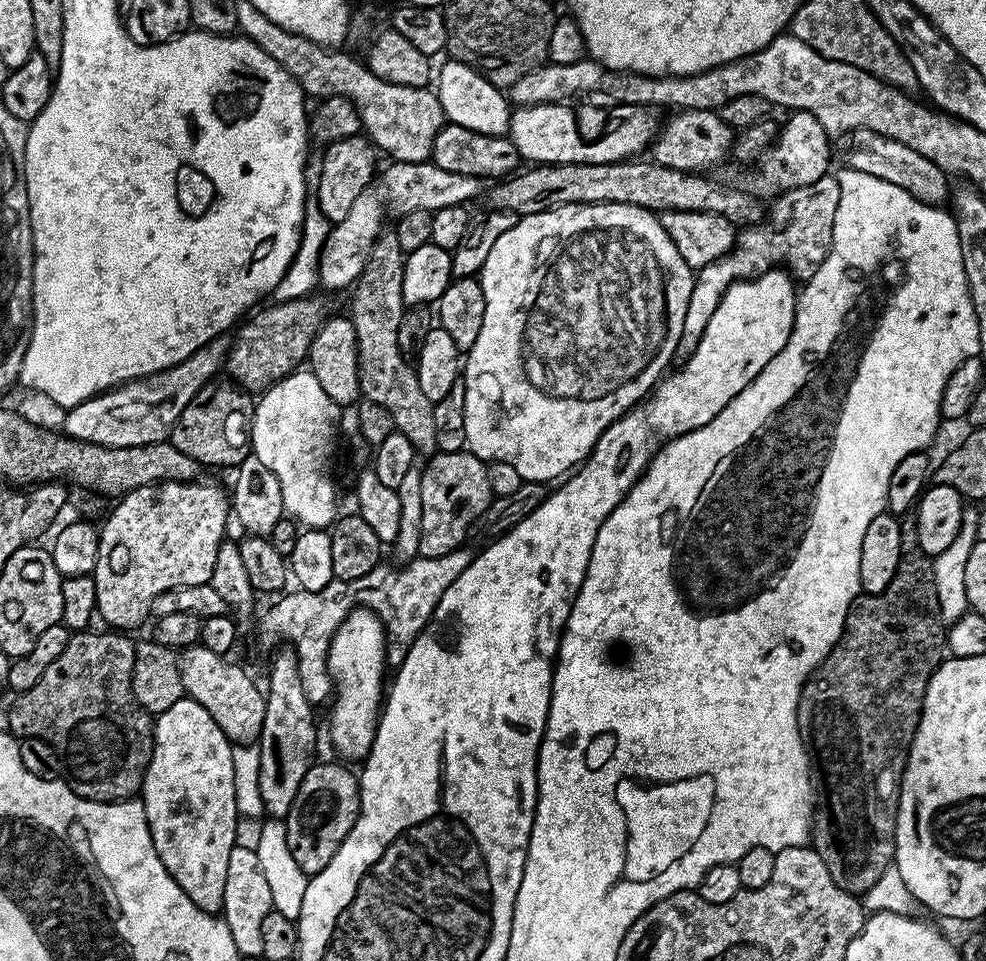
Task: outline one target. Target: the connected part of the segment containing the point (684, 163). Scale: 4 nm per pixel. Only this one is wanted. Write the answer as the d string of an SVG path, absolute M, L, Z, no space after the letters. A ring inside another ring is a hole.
M685 108L663 121L656 133L656 139L650 145L653 161L667 168L677 168L679 172L707 173L707 168L723 162L734 148L734 129L722 122L719 111L690 110ZM652 152L652 153L651 153Z

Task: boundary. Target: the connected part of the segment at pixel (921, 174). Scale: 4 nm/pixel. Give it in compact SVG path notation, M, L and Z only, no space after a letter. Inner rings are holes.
M860 128L851 133L852 145L844 152L843 163L854 170L862 170L862 174L874 174L874 178L882 178L886 182L894 182L894 186L902 186L914 198L924 204L944 206L950 200L950 177L943 172L930 158L918 154L918 150L910 150L902 142L894 138L886 138L874 130Z

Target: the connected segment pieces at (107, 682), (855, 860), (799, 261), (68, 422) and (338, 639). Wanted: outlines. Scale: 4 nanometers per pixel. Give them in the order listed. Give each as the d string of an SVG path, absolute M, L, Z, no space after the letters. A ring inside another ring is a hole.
M76 630L69 635L66 642L66 650L62 650L62 654L58 654L58 658L54 662L50 662L50 666L46 666L46 674L42 674L42 678L38 678L38 682L34 682L34 686L30 686L30 690L21 692L15 697L16 701L13 702L12 709L8 712L6 728L7 731L17 738L29 736L30 738L38 738L39 740L45 740L48 744L52 744L54 750L60 755L60 761L64 763L63 779L74 790L74 794L94 802L116 804L119 800L133 799L144 787L144 775L152 757L152 729L154 727L154 720L147 710L138 704L132 693L131 678L132 667L135 664L135 643L132 640L128 641L124 637L127 635L121 634L116 630L104 630L108 632L92 631Z
M901 519L900 529L902 530L902 550L900 551L898 570L894 574L894 578L890 578L890 586L886 586L886 590L882 590L882 594L874 594L873 596L861 594L856 597L848 611L848 617L844 623L844 633L836 645L832 647L830 654L810 673L808 681L800 689L800 701L798 702L798 730L804 748L808 752L808 767L812 770L814 781L814 811L812 813L810 844L816 849L822 862L826 862L826 870L830 870L830 878L834 878L834 882L838 882L838 886L842 886L842 890L853 894L866 894L876 885L878 878L884 876L884 871L893 867L896 858L896 815L900 801L900 783L904 777L904 767L908 761L908 748L912 744L916 727L920 721L920 711L928 680L936 672L937 666L940 665L942 653L946 648L946 625L944 619L940 617L933 557L928 556L920 549L915 519Z
M835 175L818 178L818 182L790 188L771 201L763 220L758 224L741 227L734 245L722 258L702 266L695 273L690 290L690 306L686 306L686 322L682 322L682 338L676 347L675 359L683 362L694 354L706 325L718 302L739 280L753 280L783 266L797 281L814 278L818 266L826 262L834 238L834 214L838 214L838 182ZM785 264L785 265L784 265Z
M227 335L216 336L202 346L190 358L173 363L163 372L141 378L119 388L101 392L86 402L67 409L63 413L63 435L87 444L101 444L107 448L162 444L171 437L172 427L178 422L182 410L213 379L216 371L228 363L230 340Z
M355 608L346 617L328 647L328 670L332 674L336 695L331 701L332 721L328 724L332 744L338 755L345 756L340 757L345 761L363 761L372 748L376 721L380 719L382 697L386 692L384 623L375 612L368 608Z

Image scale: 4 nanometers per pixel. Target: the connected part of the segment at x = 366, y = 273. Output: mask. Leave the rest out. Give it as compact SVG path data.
M382 234L372 245L366 266L362 270L359 280L354 285L356 297L352 300L350 319L357 332L357 350L359 352L360 391L363 399L370 403L377 403L386 407L394 416L396 431L402 433L416 447L421 457L431 458L436 455L436 431L434 430L435 404L426 398L422 386L418 382L418 374L410 363L409 357L404 355L398 344L398 328L402 323L406 309L402 294L402 278L404 277L405 253L400 251L400 243L394 234Z

